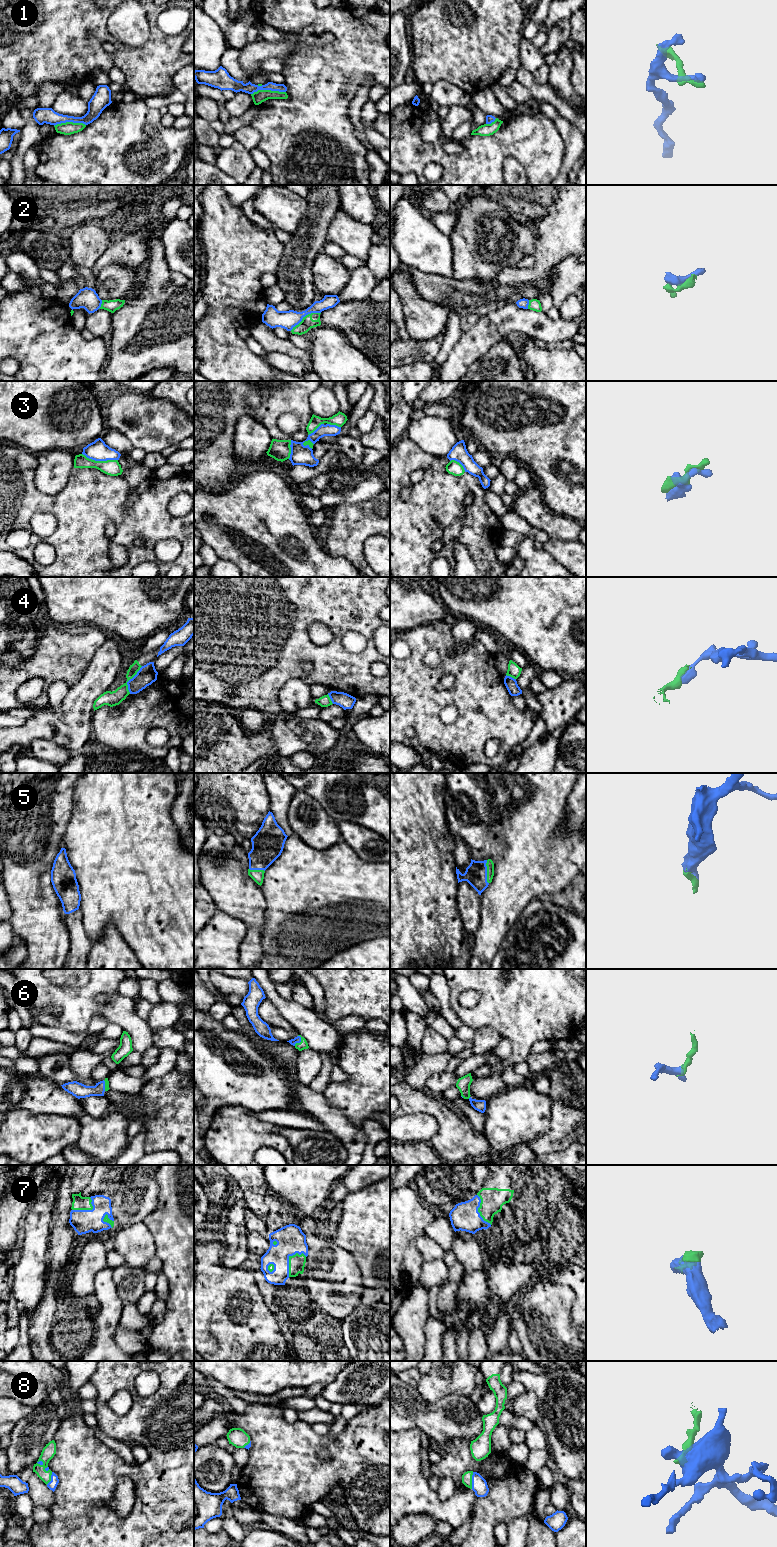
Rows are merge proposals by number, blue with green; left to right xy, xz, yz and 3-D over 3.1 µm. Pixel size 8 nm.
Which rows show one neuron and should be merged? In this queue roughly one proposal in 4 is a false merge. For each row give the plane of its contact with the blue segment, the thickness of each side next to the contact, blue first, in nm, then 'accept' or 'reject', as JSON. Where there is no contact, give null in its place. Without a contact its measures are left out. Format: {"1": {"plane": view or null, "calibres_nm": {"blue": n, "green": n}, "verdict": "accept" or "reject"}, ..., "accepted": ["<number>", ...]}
{"1": {"plane": "xz", "calibres_nm": {"blue": 90, "green": 100}, "verdict": "reject"}, "2": {"plane": "xz", "calibres_nm": {"blue": 140, "green": 100}, "verdict": "accept"}, "3": {"plane": "xy", "calibres_nm": {"blue": 160, "green": 130}, "verdict": "reject"}, "4": {"plane": "xy", "calibres_nm": {"blue": 150, "green": 120}, "verdict": "reject"}, "5": {"plane": "yz", "calibres_nm": {"blue": 180, "green": 60}, "verdict": "accept"}, "6": {"plane": "xz", "calibres_nm": {"blue": 50, "green": 70}, "verdict": "accept"}, "7": {"plane": "xz", "calibres_nm": {"blue": 220, "green": 130}, "verdict": "accept"}, "8": {"plane": "yz", "calibres_nm": {"blue": 130, "green": 80}, "verdict": "accept"}, "accepted": ["2", "5", "6", "7", "8"]}

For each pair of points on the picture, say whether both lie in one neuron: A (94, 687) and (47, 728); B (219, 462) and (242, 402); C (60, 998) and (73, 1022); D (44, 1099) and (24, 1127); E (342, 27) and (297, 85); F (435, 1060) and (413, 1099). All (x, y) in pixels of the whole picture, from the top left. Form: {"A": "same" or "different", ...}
{"A": "same", "B": "same", "C": "same", "D": "different", "E": "same", "F": "different"}

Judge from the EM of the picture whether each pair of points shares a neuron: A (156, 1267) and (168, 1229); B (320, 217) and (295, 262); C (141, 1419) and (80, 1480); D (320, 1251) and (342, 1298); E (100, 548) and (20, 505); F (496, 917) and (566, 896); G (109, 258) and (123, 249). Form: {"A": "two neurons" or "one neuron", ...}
{"A": "two neurons", "B": "one neuron", "C": "one neuron", "D": "one neuron", "E": "one neuron", "F": "two neurons", "G": "one neuron"}

